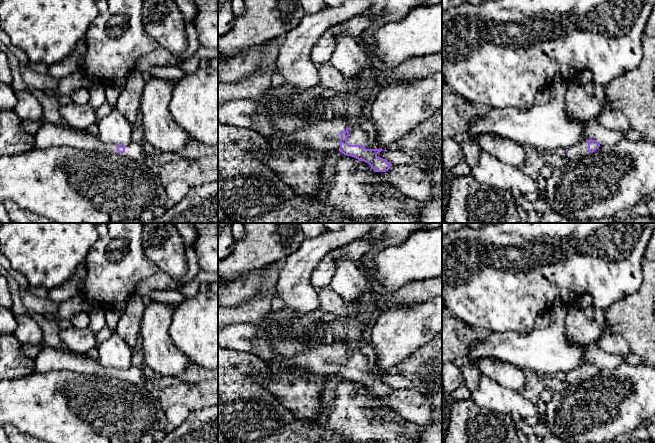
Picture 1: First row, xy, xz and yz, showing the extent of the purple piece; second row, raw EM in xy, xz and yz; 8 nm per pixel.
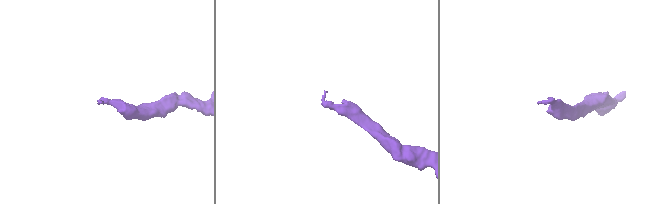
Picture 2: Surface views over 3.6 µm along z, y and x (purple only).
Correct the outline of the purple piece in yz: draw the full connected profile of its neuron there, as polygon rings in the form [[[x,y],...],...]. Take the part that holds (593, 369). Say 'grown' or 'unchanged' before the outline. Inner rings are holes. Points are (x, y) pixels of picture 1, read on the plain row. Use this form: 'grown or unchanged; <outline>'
grown; [[[596,364],[581,365],[566,373],[566,381],[568,383],[582,382],[595,376],[600,371]]]

